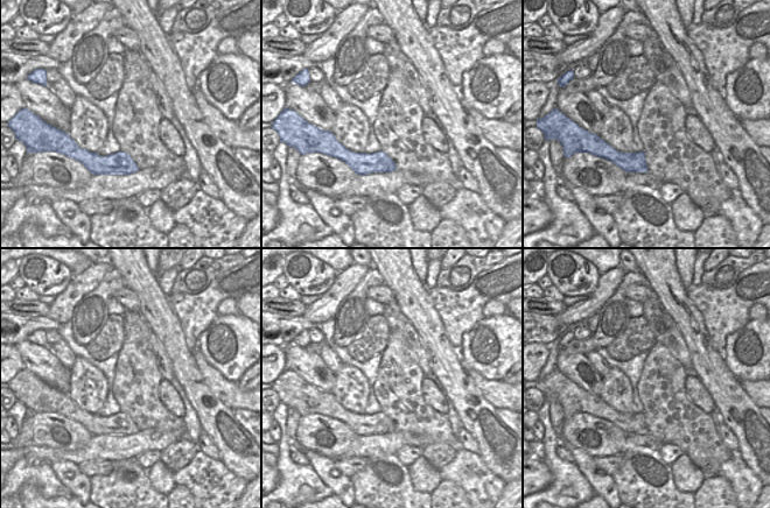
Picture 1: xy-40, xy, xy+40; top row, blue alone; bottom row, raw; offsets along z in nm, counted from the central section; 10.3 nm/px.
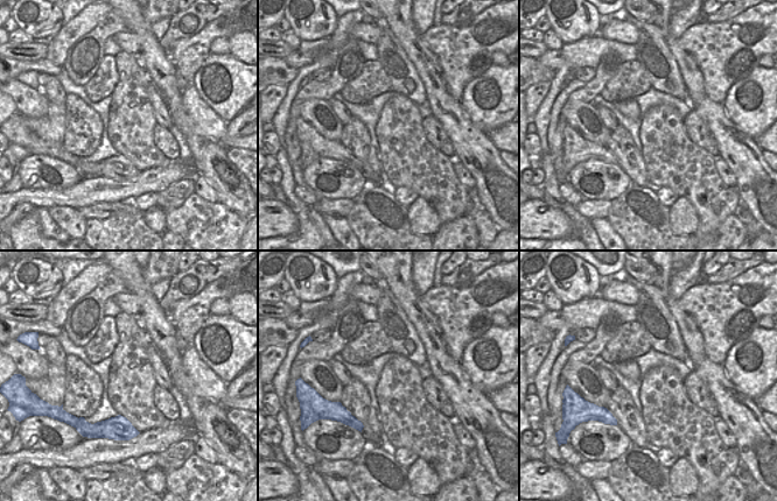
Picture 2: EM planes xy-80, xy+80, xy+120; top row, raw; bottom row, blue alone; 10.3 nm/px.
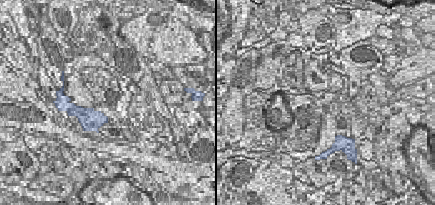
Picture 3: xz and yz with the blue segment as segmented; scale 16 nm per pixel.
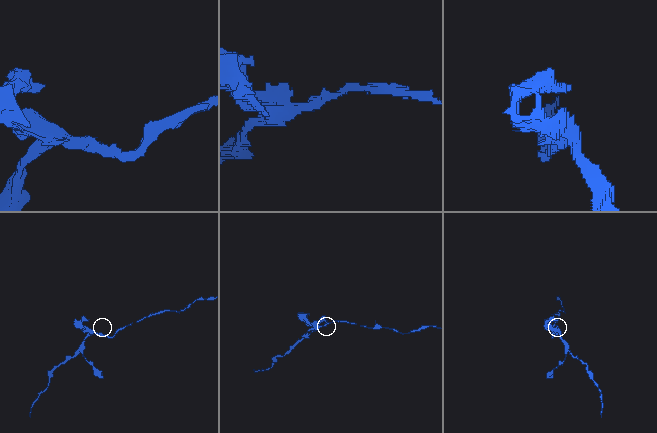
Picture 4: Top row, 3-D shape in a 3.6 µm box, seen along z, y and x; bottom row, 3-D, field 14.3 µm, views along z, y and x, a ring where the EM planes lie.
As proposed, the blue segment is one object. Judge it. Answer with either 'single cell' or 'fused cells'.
fused cells

